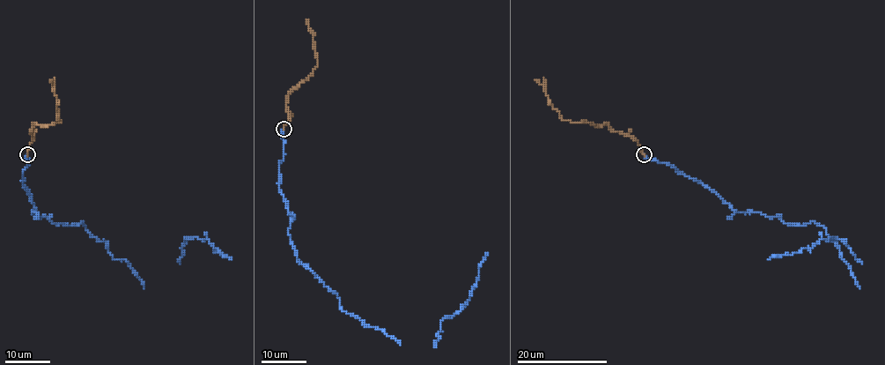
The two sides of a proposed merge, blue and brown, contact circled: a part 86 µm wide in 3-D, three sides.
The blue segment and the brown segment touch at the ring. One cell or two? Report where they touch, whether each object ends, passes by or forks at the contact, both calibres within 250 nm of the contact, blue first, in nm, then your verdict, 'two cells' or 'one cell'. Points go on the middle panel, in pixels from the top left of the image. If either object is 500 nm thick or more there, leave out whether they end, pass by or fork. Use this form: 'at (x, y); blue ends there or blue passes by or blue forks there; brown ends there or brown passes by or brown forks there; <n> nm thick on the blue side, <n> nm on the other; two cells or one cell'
at (283, 129); blue ends there; brown ends there; 220 nm thick on the blue side, 140 nm on the other; one cell

